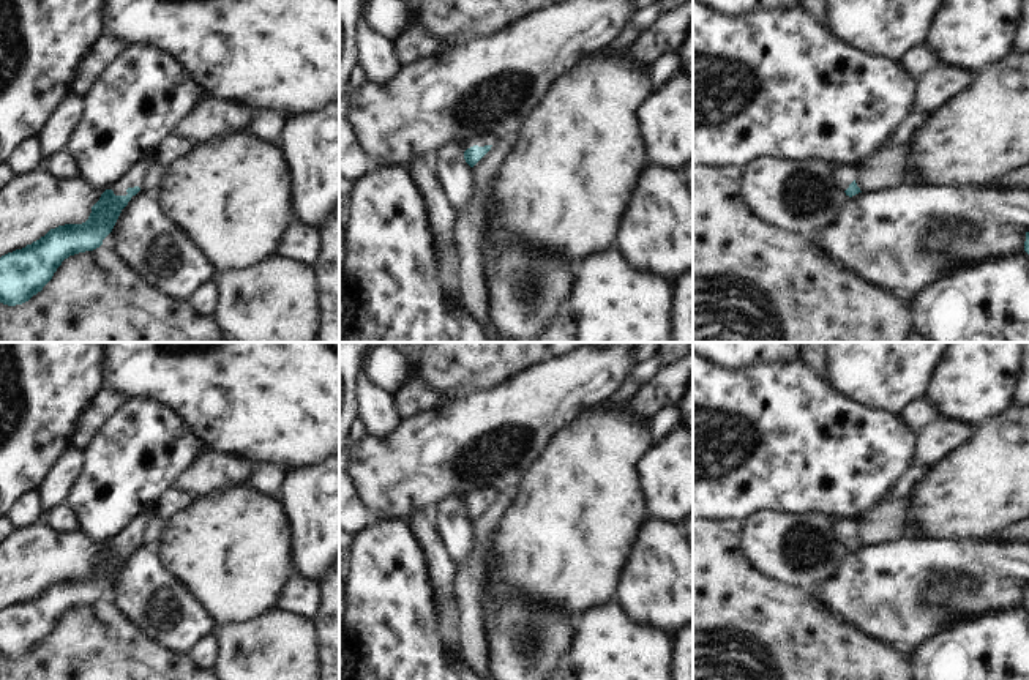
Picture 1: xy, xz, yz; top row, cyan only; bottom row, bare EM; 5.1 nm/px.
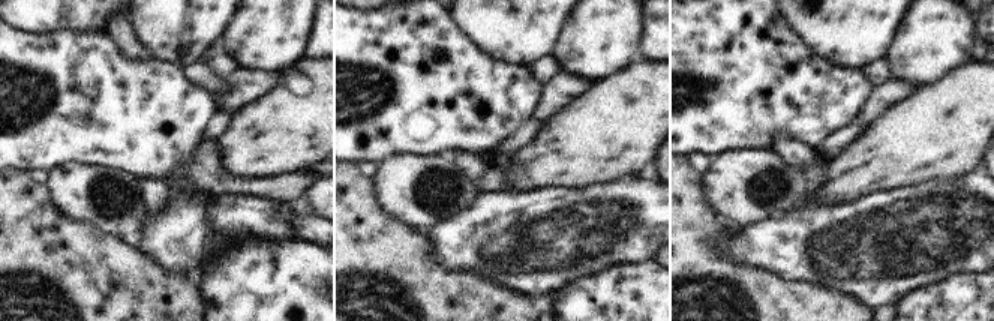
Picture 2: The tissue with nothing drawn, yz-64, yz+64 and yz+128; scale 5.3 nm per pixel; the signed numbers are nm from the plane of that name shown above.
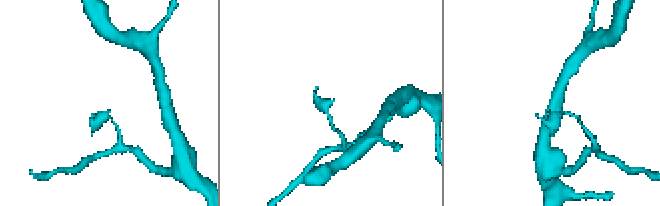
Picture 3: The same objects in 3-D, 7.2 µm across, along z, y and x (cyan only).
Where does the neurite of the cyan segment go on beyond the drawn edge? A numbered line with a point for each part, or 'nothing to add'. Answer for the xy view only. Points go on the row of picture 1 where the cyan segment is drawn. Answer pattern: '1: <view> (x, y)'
1: xy (134, 174)

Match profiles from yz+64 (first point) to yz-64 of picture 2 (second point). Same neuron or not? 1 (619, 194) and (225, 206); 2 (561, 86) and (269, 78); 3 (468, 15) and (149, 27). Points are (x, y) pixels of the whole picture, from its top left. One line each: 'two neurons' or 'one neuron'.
1: one neuron
2: one neuron
3: one neuron

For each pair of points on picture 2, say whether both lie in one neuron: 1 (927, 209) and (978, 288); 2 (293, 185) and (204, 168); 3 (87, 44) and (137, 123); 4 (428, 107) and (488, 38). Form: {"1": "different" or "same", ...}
{"1": "different", "2": "same", "3": "same", "4": "different"}

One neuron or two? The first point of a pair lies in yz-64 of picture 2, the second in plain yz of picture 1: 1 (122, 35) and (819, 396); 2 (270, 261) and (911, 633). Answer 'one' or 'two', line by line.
1: two
2: two

